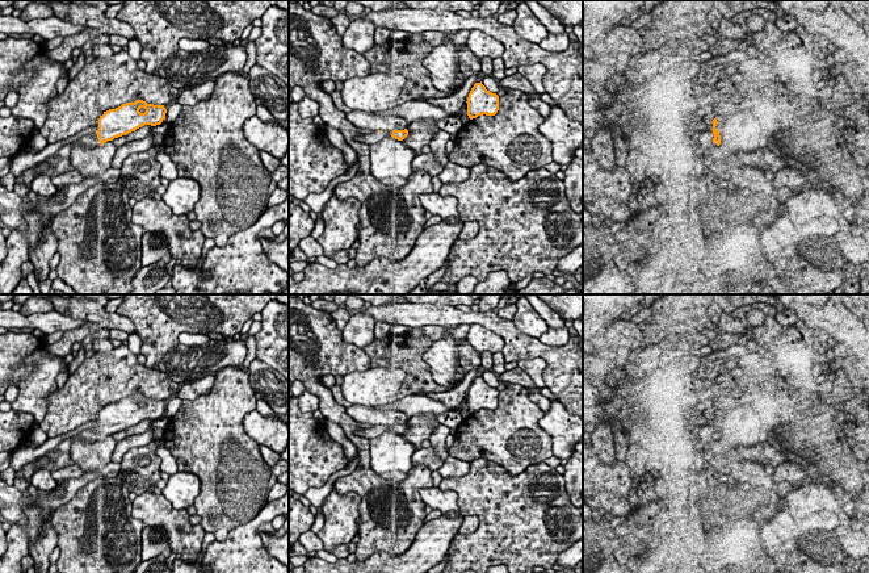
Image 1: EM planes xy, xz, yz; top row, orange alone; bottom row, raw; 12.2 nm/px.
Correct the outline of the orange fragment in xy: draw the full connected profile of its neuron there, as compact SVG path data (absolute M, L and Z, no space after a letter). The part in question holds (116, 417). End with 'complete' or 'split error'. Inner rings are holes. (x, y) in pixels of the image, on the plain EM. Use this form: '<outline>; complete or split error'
M137 394L137 396L134 396L134 397L126 397L126 398L122 398L121 401L118 401L118 402L116 402L116 403L109 403L109 405L104 406L104 409L102 409L102 410L100 410L100 413L98 413L98 418L96 419L96 422L98 423L98 424L96 426L96 430L95 430L95 431L84 430L84 431L79 432L76 436L72 436L72 438L64 439L64 440L63 440L62 443L59 443L55 448L53 448L53 449L47 451L45 455L50 459L50 461L45 465L45 468L43 468L43 469L47 469L47 470L53 472L53 470L56 470L56 469L60 469L60 468L64 468L64 467L68 467L68 465L75 464L75 461L71 459L71 444L72 444L72 439L74 439L74 438L80 438L80 439L83 439L83 440L85 440L85 442L104 440L104 438L105 438L105 436L108 436L108 435L113 435L114 432L118 432L118 431L126 430L126 428L129 428L129 427L131 427L131 426L135 426L137 423L139 423L139 422L142 422L142 421L144 421L144 419L151 419L151 421L160 419L160 418L165 414L165 407L167 407L167 403L164 402L164 400L147 398L147 397L146 397L146 396L143 396L143 394Z; split error

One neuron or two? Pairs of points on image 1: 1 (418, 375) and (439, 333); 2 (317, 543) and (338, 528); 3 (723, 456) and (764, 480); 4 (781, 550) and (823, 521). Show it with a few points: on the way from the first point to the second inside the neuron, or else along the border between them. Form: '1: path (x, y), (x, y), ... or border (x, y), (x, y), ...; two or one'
1: path (418, 363), (418, 350), (427, 341); one
2: border (315, 534), (324, 548); two
3: path (734, 465), (754, 475); one
4: border (813, 528), (807, 531); two

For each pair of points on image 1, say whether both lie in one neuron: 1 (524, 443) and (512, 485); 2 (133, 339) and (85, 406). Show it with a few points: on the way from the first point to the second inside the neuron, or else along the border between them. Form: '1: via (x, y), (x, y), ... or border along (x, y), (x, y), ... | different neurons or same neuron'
1: border along (488, 459), (512, 473), (544, 461) | different neurons
2: border along (126, 346), (135, 355) | different neurons

